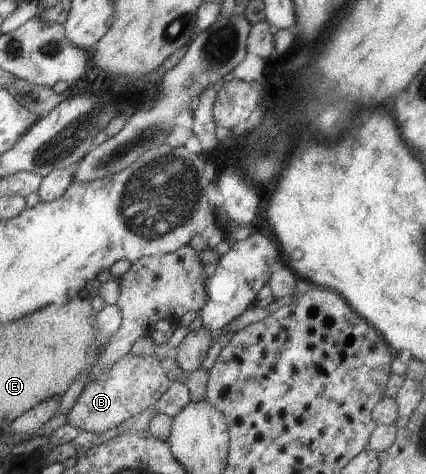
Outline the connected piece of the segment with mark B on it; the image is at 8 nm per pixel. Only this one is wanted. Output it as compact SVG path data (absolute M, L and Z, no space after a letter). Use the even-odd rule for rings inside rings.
M128 353L115 362L103 375L86 384L76 404L67 412L68 424L100 435L109 428L122 424L128 418L144 412L147 408L152 408L172 383L173 381L162 369L160 358L154 354L143 358Z

